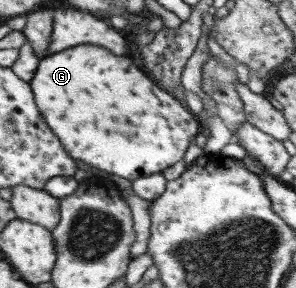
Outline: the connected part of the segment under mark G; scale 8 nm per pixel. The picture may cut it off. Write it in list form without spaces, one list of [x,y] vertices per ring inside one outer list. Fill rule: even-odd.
[[[77,45],[77,47],[63,49],[63,51],[59,51],[59,53],[53,53],[53,55],[47,55],[41,58],[28,84],[43,122],[45,122],[47,128],[63,145],[65,152],[73,159],[79,159],[79,161],[86,163],[90,167],[95,167],[95,169],[99,171],[105,171],[106,174],[111,173],[111,175],[115,175],[116,177],[123,177],[123,179],[129,181],[142,176],[157,173],[162,174],[166,167],[182,161],[183,153],[185,153],[189,147],[191,137],[199,131],[200,119],[196,118],[192,113],[187,113],[186,106],[183,102],[175,99],[170,93],[167,93],[166,90],[163,90],[148,75],[141,73],[129,59],[125,59],[125,57],[115,57],[115,55],[111,55],[107,49],[101,49],[101,47],[95,47],[95,45]]]

